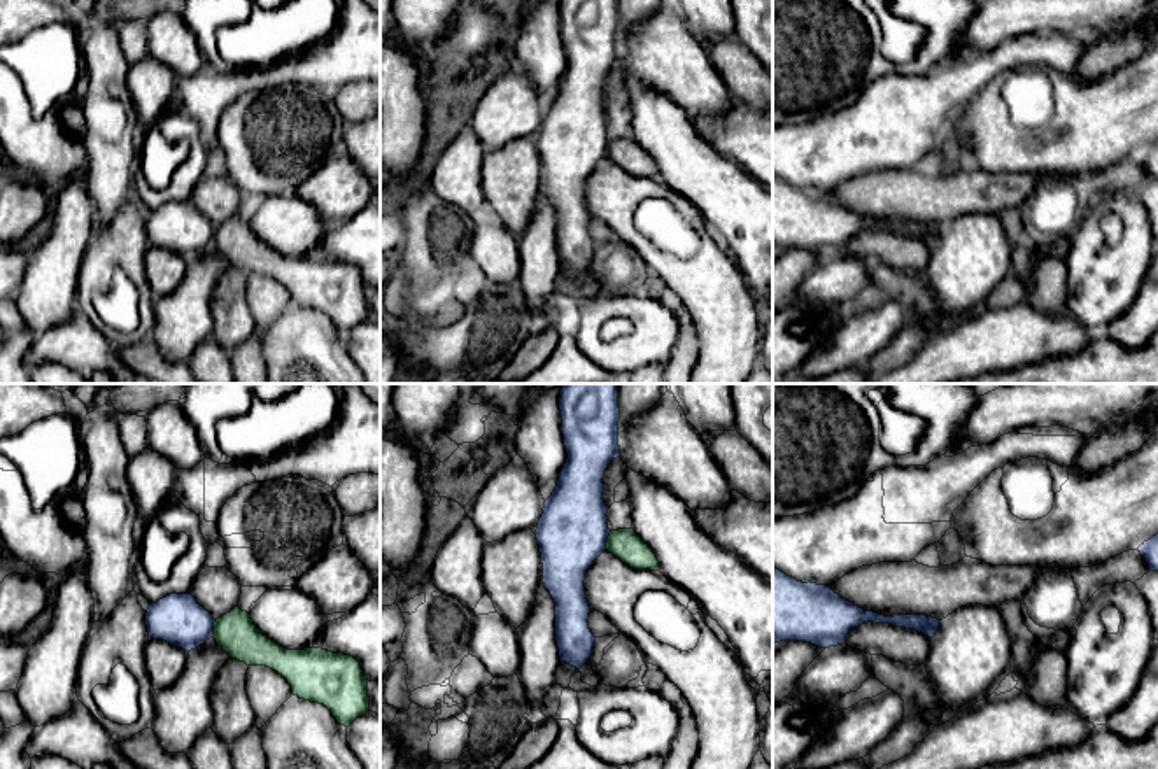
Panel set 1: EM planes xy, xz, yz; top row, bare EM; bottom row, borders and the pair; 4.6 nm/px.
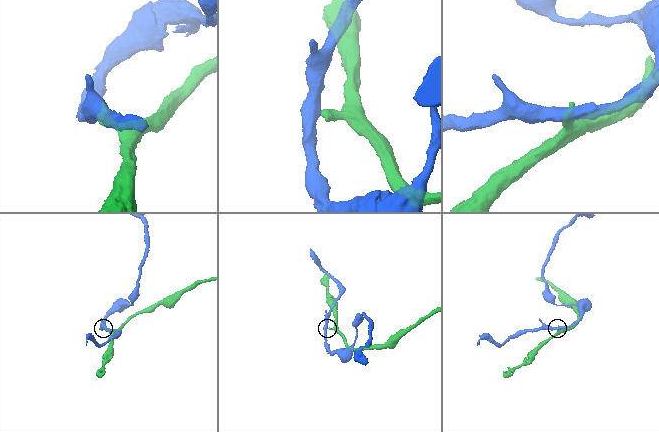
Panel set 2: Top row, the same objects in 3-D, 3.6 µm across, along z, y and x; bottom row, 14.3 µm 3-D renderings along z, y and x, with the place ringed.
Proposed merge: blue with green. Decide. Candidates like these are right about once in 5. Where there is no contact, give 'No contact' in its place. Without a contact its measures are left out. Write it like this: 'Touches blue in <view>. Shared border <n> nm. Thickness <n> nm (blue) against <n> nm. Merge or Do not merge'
Touches blue in xz. Shared border 90 nm. Thickness 320 nm (blue) against 140 nm. Do not merge

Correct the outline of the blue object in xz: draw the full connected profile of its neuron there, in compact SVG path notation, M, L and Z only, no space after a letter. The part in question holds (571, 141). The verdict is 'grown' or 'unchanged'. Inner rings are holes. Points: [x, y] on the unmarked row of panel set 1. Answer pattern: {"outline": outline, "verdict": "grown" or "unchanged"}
{"outline": "M561 0L566 72L545 109L536 147L543 191L555 210L561 270L580 277L596 250L589 236L585 180L606 159L608 114L603 107L608 72L620 65L618 0Z", "verdict": "unchanged"}

